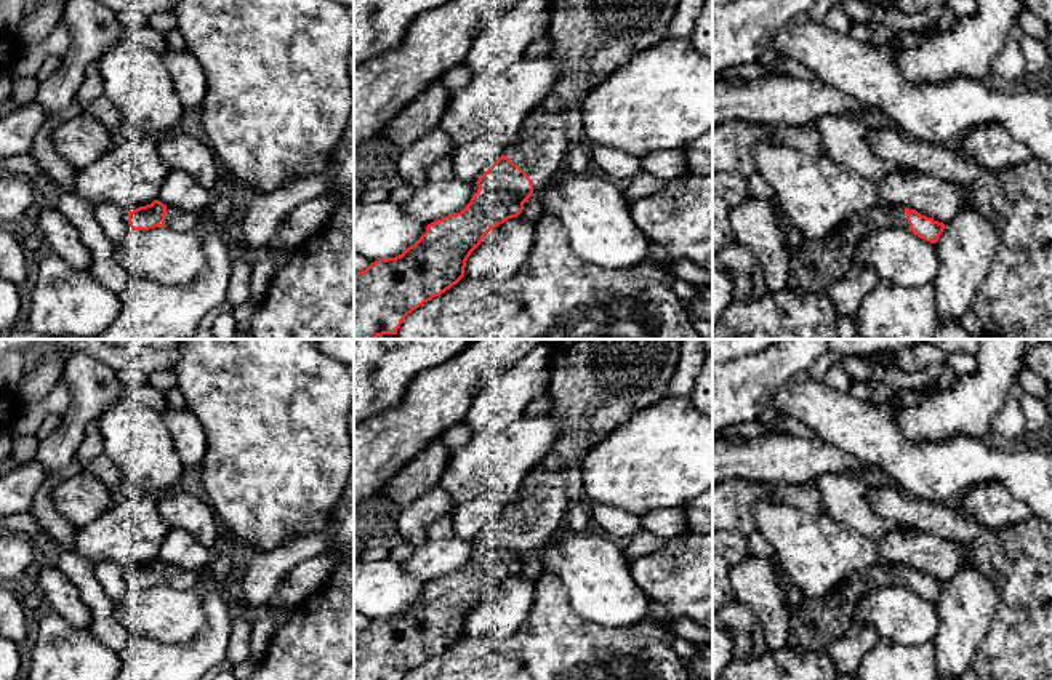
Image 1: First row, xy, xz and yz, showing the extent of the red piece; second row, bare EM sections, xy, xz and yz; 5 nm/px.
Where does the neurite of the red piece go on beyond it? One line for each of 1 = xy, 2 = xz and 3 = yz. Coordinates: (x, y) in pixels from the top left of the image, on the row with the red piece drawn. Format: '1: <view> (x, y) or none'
1: xy (175, 220)
2: xz (591, 39)
3: yz (817, 264)

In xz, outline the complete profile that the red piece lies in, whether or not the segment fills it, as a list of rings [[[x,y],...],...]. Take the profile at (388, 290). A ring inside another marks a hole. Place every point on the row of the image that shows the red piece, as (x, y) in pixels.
[[[551,0],[548,37],[551,58],[559,64],[554,86],[525,120],[517,141],[503,147],[503,155],[479,178],[479,189],[463,211],[428,224],[421,238],[402,254],[354,272],[354,339],[397,334],[408,314],[464,277],[468,258],[492,229],[517,218],[536,189],[565,173],[567,110],[632,56],[663,42],[677,5],[679,0]]]

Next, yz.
[[[877,205],[865,210],[820,240],[805,238],[799,248],[789,246],[786,288],[796,293],[828,291],[850,270],[855,250],[868,234],[897,227],[911,230],[926,242],[937,243],[945,224],[922,216],[916,210],[895,205]]]

